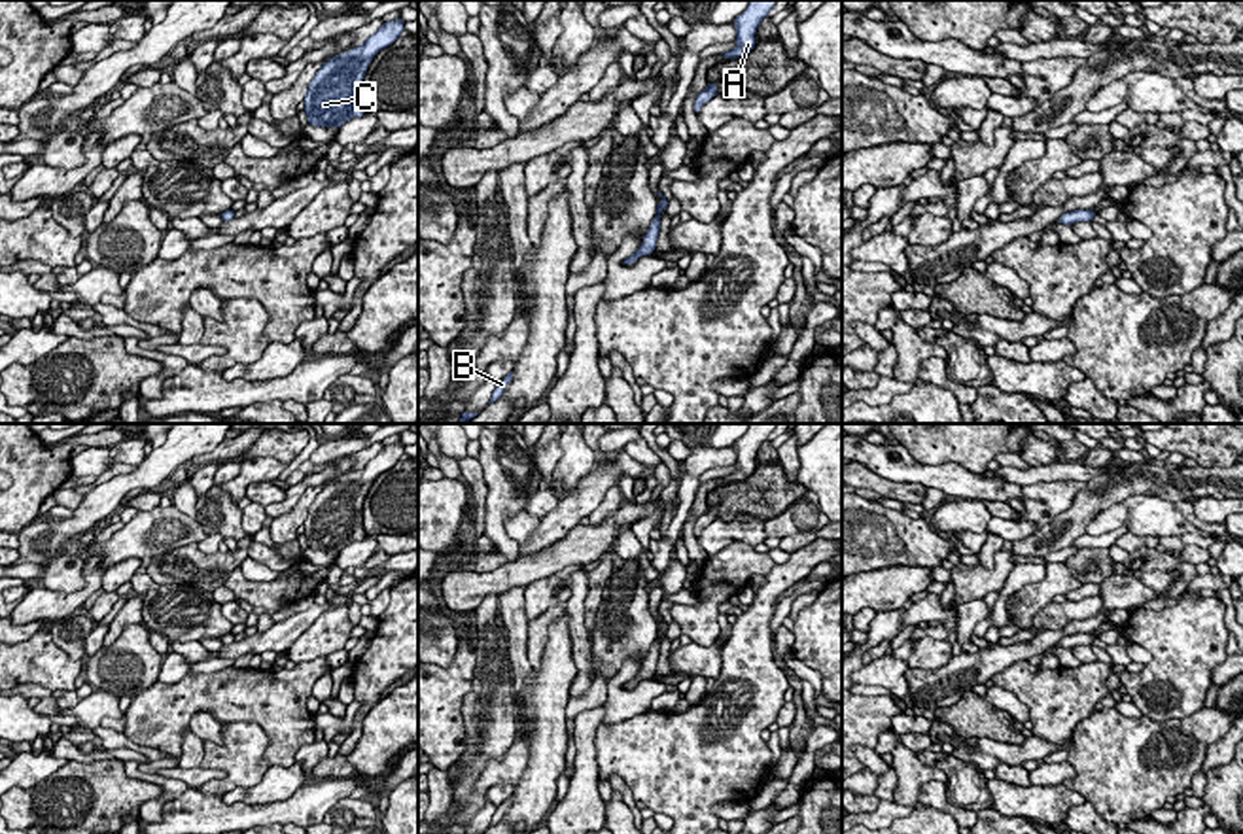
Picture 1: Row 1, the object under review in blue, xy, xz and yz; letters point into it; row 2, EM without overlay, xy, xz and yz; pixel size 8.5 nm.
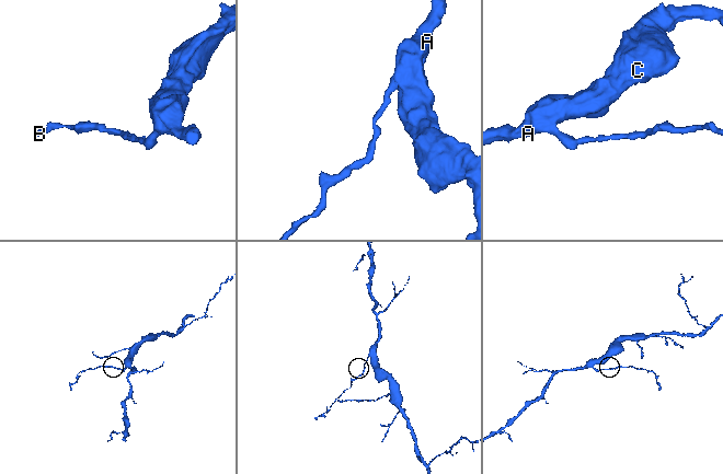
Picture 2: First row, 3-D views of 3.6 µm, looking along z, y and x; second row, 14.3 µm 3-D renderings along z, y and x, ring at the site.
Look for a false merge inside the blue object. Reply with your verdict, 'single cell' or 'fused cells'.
fused cells

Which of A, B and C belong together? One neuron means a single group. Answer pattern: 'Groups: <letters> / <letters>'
Groups: A C / B

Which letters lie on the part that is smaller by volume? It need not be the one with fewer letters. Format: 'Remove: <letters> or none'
Remove: B

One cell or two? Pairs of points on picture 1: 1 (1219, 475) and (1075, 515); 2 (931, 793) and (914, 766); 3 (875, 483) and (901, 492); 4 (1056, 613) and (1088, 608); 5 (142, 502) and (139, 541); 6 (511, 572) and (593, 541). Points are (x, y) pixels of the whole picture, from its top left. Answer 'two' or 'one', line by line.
1: one
2: two
3: one
4: one
5: two
6: one

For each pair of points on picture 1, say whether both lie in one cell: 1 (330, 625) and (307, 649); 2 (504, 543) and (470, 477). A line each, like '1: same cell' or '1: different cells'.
1: same cell
2: different cells

